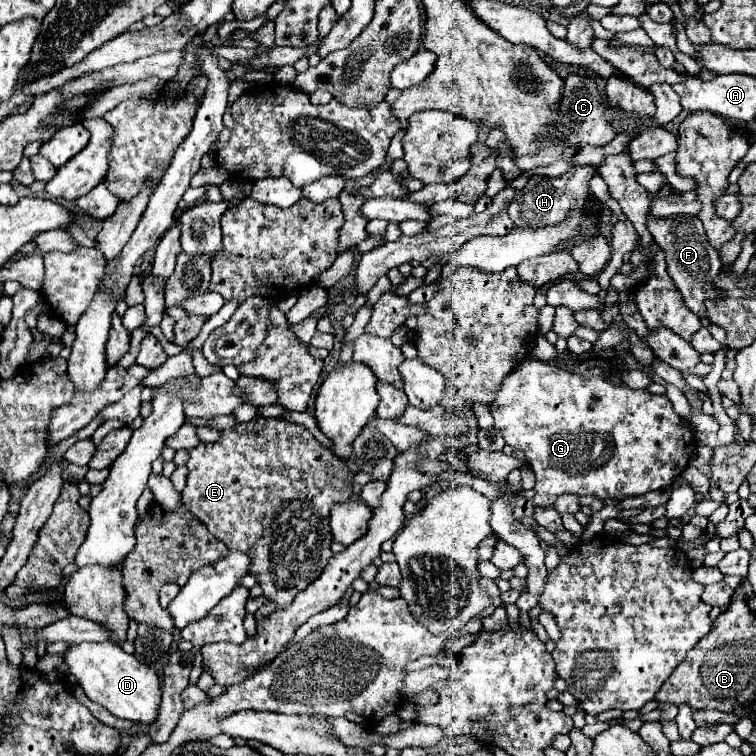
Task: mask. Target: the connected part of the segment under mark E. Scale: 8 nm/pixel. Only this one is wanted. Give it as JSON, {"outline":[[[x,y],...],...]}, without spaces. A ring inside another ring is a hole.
{"outline":[[[257,417],[249,423],[239,423],[235,429],[225,429],[223,431],[223,437],[217,441],[217,443],[199,443],[197,447],[193,447],[193,451],[189,451],[189,461],[187,461],[187,469],[189,469],[189,475],[187,475],[187,485],[183,489],[183,503],[185,507],[217,537],[221,539],[229,549],[241,549],[245,551],[249,557],[251,557],[251,567],[249,567],[249,573],[257,577],[259,585],[263,587],[263,597],[269,601],[269,603],[275,603],[277,609],[283,609],[283,607],[289,607],[289,603],[293,603],[295,595],[301,593],[303,589],[307,589],[309,583],[313,583],[325,569],[325,565],[329,563],[331,559],[331,529],[329,529],[329,511],[335,503],[343,503],[351,497],[351,491],[353,491],[353,483],[351,483],[351,471],[349,467],[337,459],[331,451],[327,451],[325,447],[319,445],[319,441],[303,427],[303,425],[297,425],[297,423],[291,423],[291,421],[285,421],[285,419],[267,419],[267,417]]]}

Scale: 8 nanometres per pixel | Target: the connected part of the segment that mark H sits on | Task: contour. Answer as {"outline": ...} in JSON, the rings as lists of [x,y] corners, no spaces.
{"outline":[[[575,165],[571,167],[567,173],[559,175],[559,177],[545,177],[545,175],[531,175],[529,181],[525,183],[525,187],[521,191],[517,191],[517,195],[513,197],[513,203],[509,205],[509,217],[513,219],[513,223],[517,227],[531,227],[531,229],[539,229],[545,225],[553,225],[559,223],[561,219],[567,217],[569,207],[573,201],[585,199],[589,195],[589,187],[587,181],[591,179],[591,175],[595,173],[595,167],[591,165]]]}

